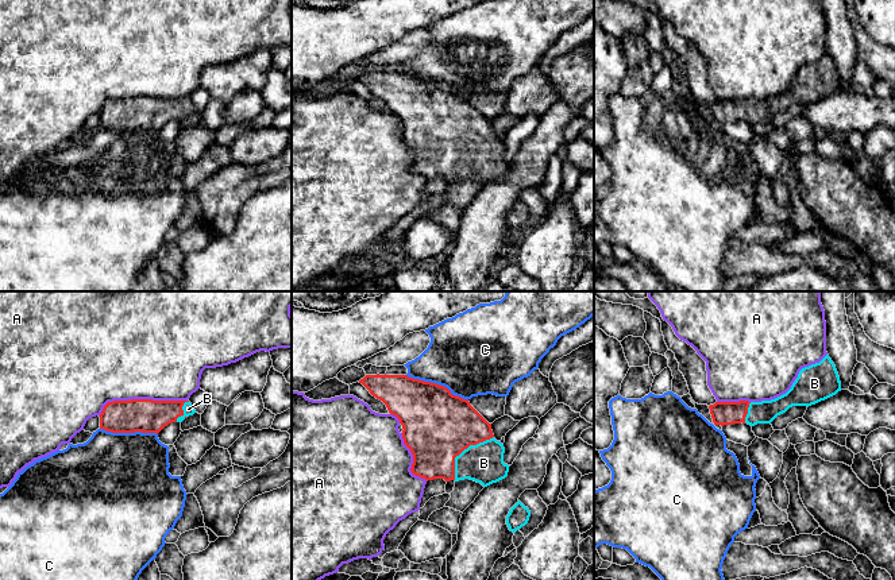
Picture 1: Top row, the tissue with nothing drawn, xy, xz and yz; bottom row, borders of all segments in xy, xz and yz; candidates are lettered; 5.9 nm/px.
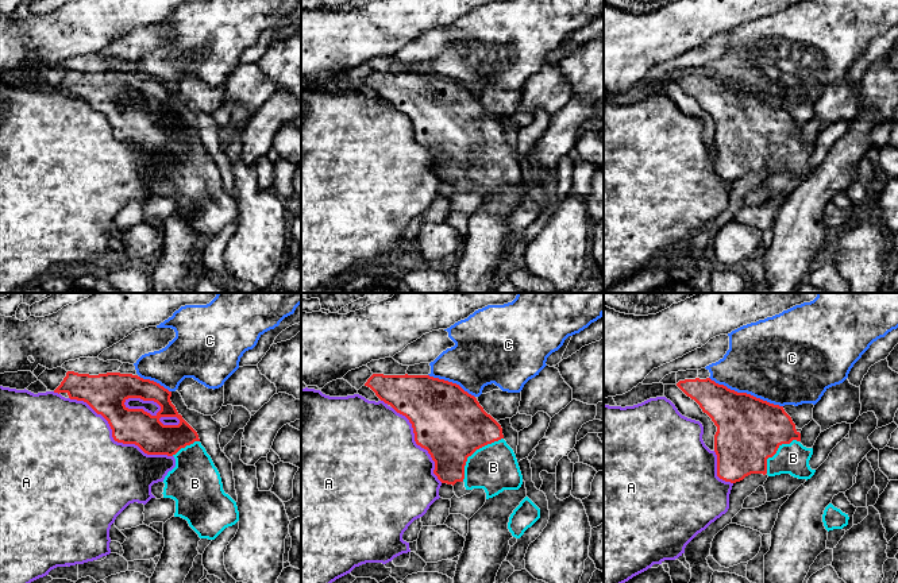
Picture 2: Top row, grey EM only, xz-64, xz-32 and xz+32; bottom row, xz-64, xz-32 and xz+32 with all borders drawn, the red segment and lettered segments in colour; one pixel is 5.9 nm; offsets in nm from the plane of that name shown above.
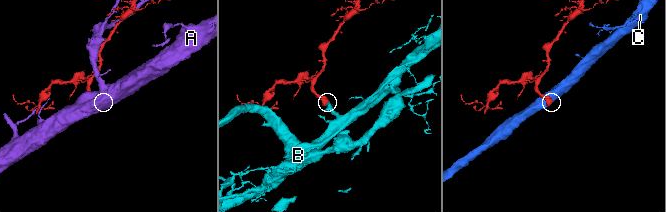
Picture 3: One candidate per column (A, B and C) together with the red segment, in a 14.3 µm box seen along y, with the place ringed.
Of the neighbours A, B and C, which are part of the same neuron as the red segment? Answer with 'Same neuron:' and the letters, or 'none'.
Same neuron: B

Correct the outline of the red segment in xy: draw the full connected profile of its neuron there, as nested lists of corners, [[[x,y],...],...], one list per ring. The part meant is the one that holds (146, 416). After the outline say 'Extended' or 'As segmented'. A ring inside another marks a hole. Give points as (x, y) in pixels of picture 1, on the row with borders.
[[[131,399],[108,402],[100,414],[100,429],[112,433],[159,433],[171,422],[196,413],[189,401]]]. Extended

